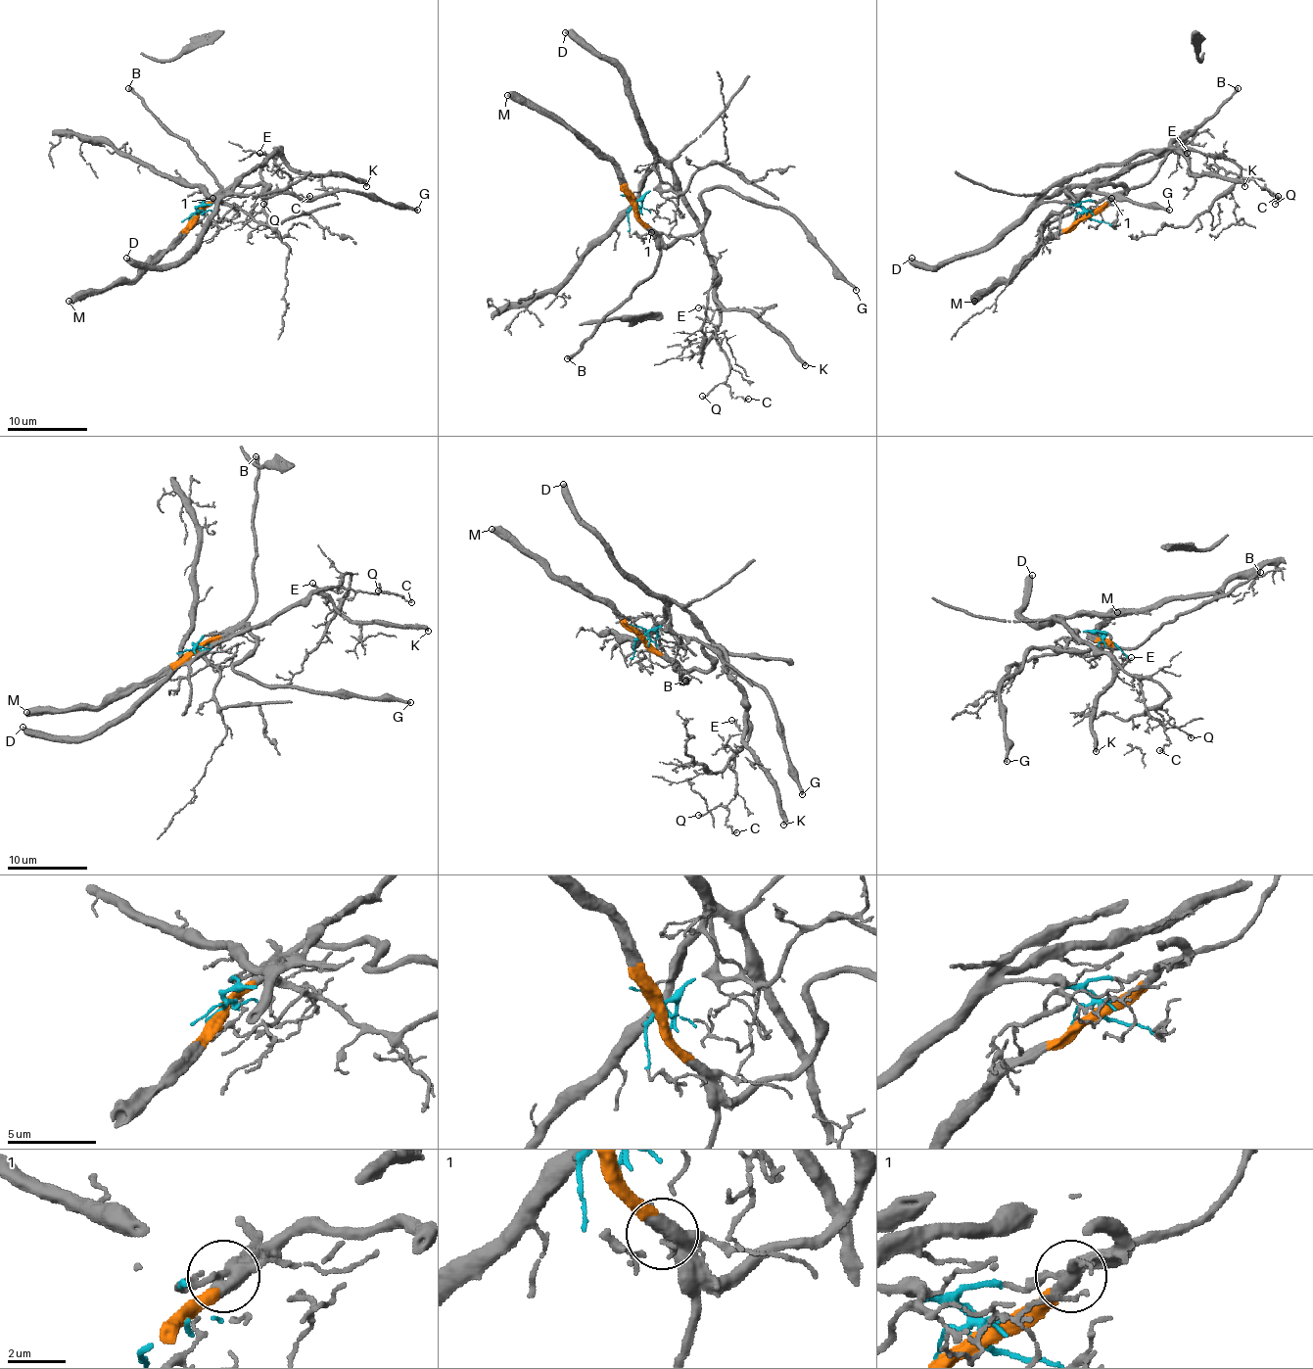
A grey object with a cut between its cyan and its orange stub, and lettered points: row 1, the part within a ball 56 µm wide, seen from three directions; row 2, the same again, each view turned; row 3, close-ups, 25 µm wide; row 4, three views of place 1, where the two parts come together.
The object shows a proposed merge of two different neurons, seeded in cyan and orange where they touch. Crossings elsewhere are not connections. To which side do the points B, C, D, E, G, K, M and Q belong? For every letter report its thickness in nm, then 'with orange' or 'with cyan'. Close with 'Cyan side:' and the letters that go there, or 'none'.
B: 340 nm | with orange
C: 150 nm | with cyan
D: 440 nm | with cyan
E: 140 nm | with cyan
G: 280 nm | with orange
K: 340 nm | with cyan
M: 600 nm | with orange
Q: 130 nm | with cyan
Cyan side: C, D, E, K, Q

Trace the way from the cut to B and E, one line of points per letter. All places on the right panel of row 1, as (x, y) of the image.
B: (1085, 216), (1096, 214), (1117, 194), (1146, 184), (1167, 154), (1238, 88)
E: (1085, 216), (1079, 207), (1041, 196), (1100, 166), (1121, 165), (1148, 152), (1180, 148), (1190, 156), (1188, 152)

